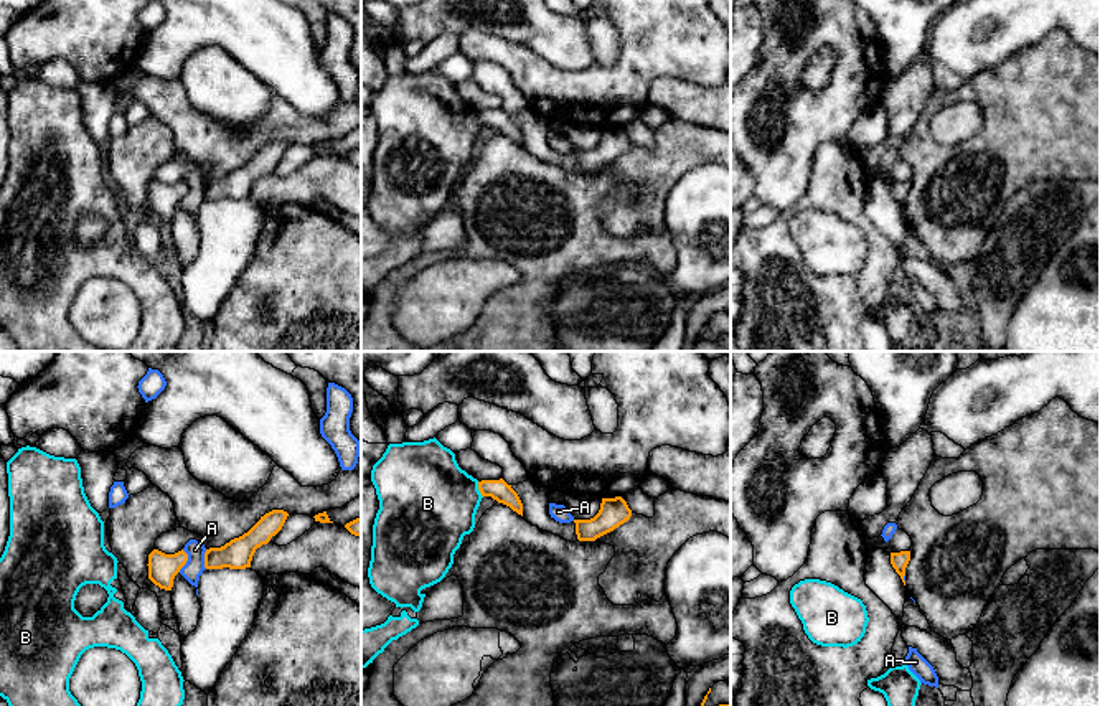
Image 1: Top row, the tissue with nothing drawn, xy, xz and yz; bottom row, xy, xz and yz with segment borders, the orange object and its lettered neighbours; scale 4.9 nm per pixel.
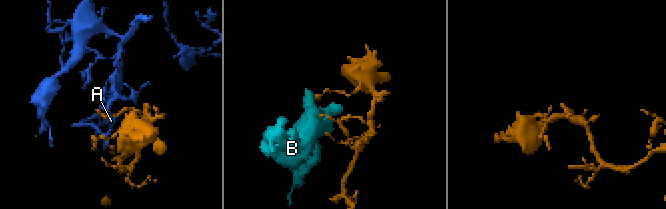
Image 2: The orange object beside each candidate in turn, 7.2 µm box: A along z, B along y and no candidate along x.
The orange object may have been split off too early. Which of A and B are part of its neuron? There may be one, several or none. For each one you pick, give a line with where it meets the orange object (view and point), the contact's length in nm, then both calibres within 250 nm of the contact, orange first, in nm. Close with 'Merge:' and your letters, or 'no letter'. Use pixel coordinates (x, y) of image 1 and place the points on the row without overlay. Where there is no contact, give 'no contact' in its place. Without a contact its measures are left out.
Merge: no letter

